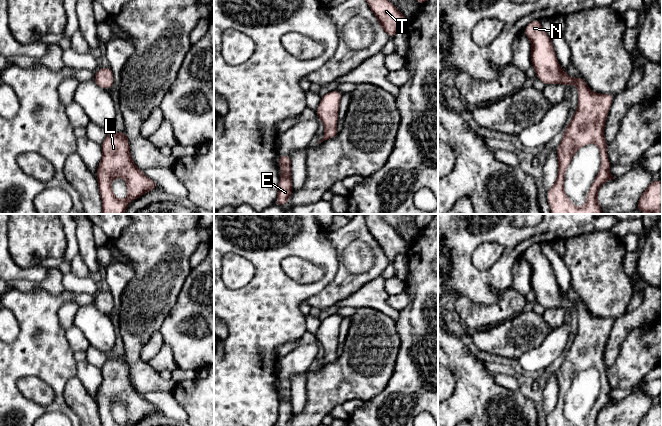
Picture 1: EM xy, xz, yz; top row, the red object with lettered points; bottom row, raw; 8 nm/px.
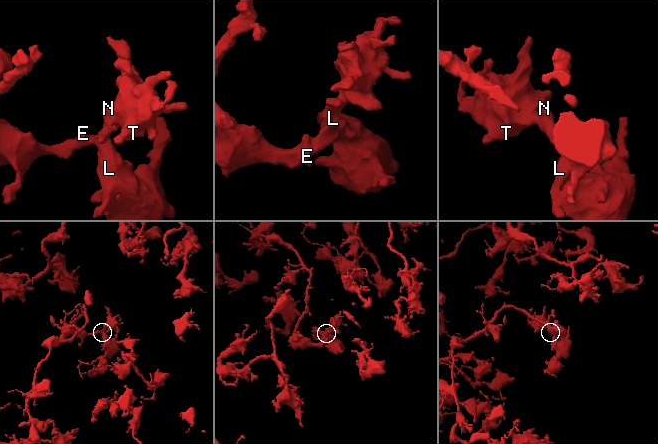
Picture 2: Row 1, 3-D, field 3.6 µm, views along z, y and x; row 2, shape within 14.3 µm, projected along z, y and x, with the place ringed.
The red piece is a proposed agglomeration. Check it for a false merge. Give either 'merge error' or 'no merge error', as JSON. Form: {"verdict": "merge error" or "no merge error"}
{"verdict": "no merge error"}

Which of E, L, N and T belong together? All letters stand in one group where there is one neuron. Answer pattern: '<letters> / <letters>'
E L N T

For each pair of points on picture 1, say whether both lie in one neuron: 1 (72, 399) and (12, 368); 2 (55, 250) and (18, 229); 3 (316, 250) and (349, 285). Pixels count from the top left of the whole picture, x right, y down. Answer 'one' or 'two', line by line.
1: two
2: one
3: two

